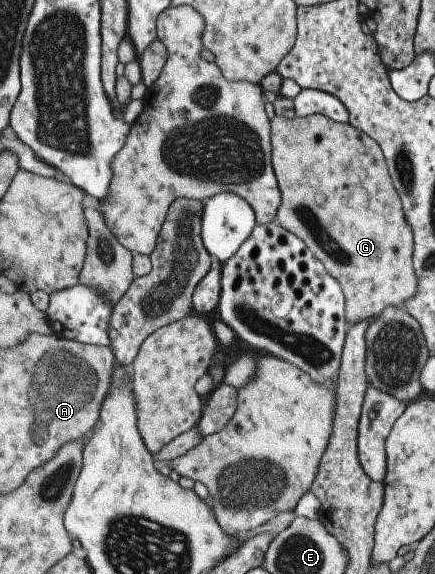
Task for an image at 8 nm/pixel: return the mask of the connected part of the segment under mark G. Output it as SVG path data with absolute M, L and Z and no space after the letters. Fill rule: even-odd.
M275 114L270 119L270 141L272 167L282 196L276 222L303 240L340 284L349 327L378 317L386 306L402 307L418 286L412 265L413 234L379 144L351 123L332 121L322 114L295 118Z

